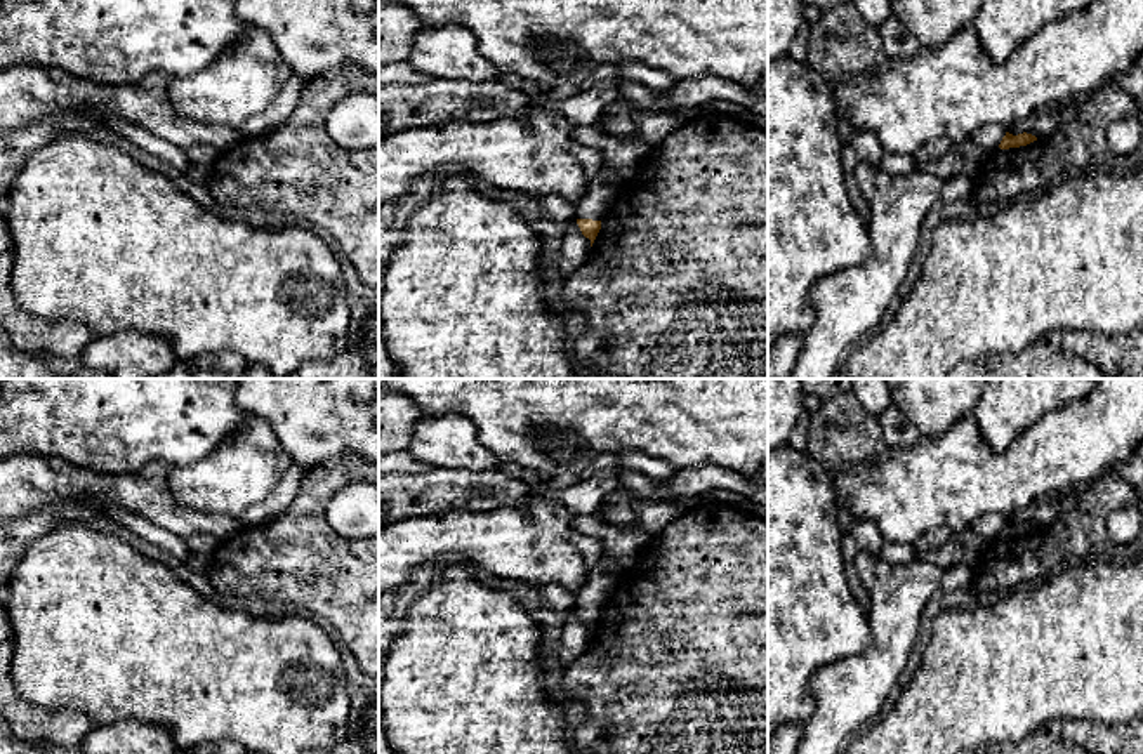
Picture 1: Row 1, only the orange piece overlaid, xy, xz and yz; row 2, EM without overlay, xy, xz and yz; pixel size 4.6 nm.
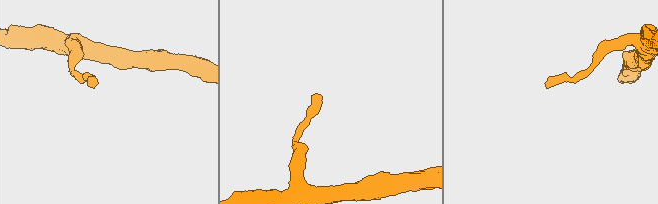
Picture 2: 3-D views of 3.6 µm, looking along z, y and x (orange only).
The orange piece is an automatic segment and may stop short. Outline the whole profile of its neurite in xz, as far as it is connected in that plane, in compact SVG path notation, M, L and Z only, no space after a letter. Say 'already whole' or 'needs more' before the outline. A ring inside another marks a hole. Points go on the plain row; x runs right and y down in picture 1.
needs more | M603 554L577 596L577 613L582 624L591 629L591 636L601 618L601 608L618 584L620 572L617 559Z

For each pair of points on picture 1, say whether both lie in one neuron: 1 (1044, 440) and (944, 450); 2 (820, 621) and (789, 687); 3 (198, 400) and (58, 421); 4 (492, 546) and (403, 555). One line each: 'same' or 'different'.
1: same
2: same
3: same
4: same

